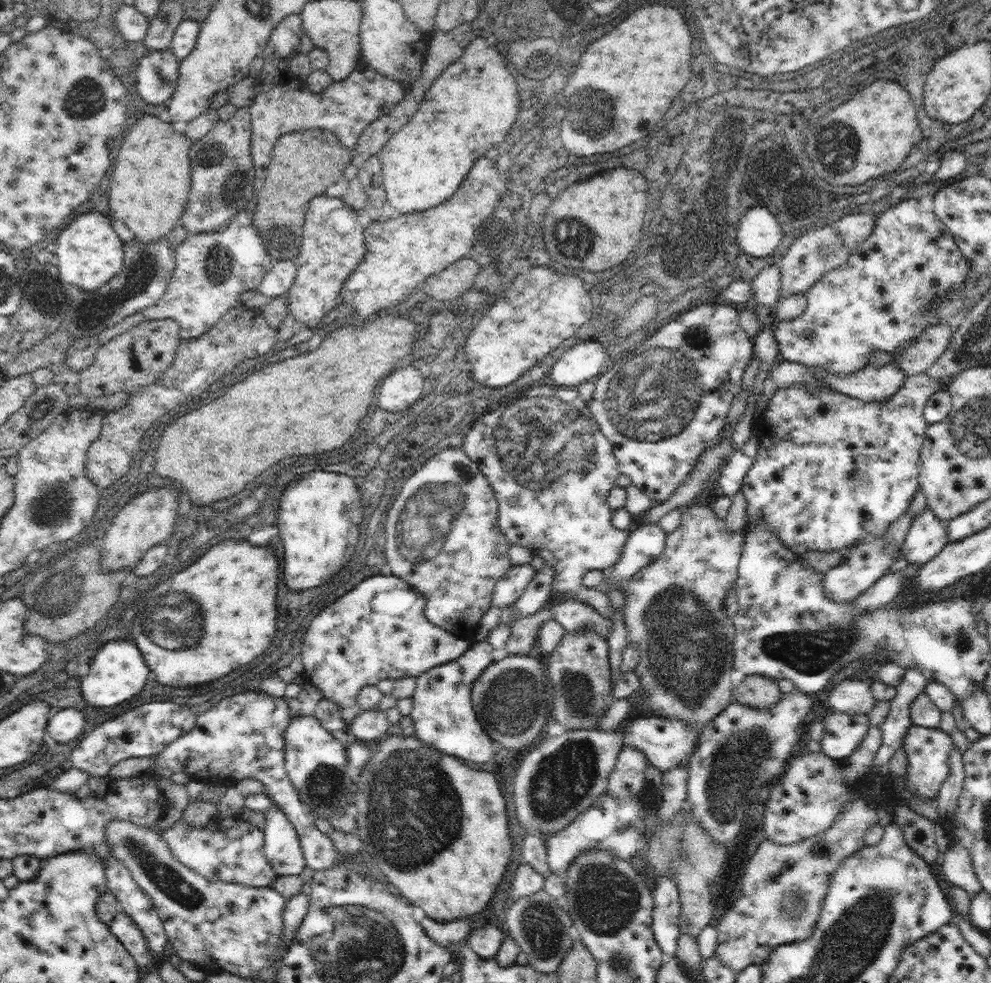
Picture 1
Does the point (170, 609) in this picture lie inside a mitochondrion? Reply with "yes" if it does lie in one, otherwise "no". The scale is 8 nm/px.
yes

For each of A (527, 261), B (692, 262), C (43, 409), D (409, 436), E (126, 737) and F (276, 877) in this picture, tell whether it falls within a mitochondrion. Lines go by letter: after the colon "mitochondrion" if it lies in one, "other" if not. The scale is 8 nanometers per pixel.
A: mitochondrion
B: mitochondrion
C: other
D: mitochondrion
E: other
F: other

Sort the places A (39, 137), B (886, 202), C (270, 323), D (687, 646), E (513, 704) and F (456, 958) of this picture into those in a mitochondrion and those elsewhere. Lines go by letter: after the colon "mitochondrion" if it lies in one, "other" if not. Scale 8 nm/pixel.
A: other
B: other
C: other
D: mitochondrion
E: mitochondrion
F: other

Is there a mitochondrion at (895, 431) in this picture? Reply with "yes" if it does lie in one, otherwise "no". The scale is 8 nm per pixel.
no

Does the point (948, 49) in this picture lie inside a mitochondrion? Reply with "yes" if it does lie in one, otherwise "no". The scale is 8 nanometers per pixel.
no

